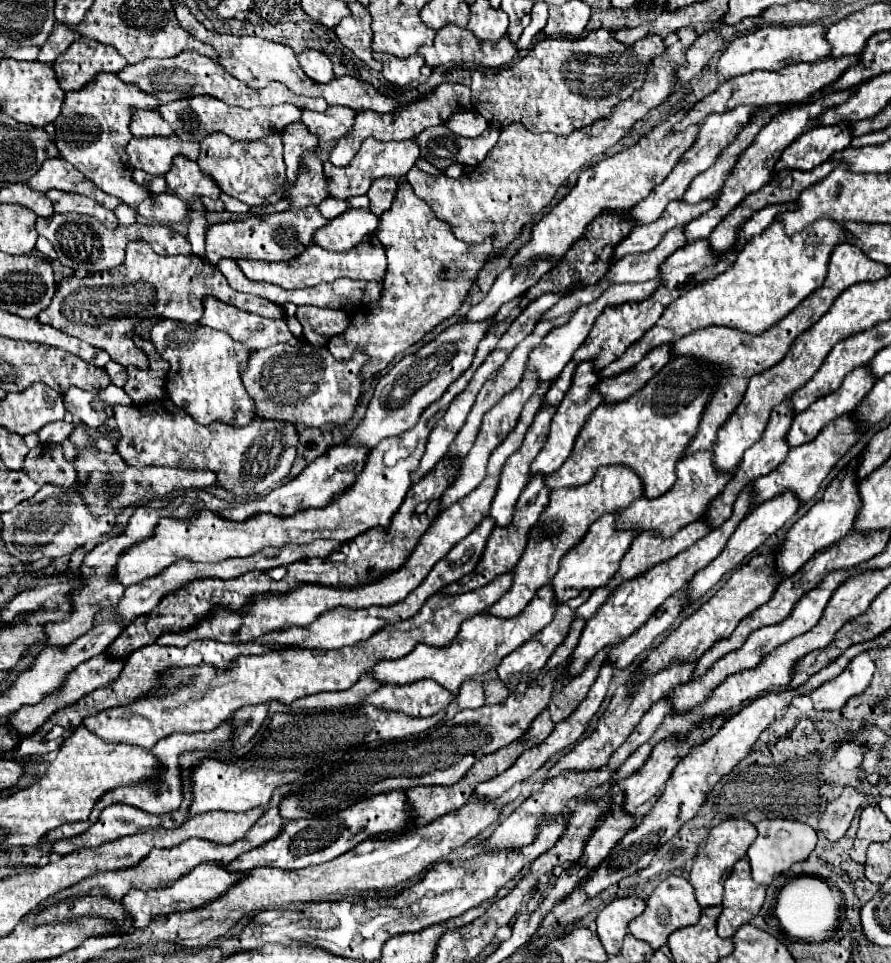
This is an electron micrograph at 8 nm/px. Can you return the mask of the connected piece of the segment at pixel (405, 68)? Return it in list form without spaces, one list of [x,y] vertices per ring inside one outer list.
[[[375,53],[373,55],[377,61],[383,63],[383,77],[395,85],[407,85],[415,79],[419,79],[419,69],[423,67],[423,57],[419,53],[407,57],[407,59],[399,59],[399,57],[391,57],[387,53]]]

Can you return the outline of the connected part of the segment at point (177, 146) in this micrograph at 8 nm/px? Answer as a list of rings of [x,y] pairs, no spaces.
[[[143,137],[143,139],[131,139],[127,145],[129,163],[135,169],[141,169],[149,175],[161,175],[169,173],[171,161],[175,155],[183,155],[191,161],[199,157],[199,143],[193,141],[181,141],[179,137]]]

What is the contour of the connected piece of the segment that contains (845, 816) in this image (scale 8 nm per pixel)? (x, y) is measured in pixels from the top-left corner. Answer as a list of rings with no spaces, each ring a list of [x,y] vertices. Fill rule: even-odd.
[[[845,787],[843,793],[841,793],[841,797],[837,797],[835,801],[831,801],[827,805],[827,809],[821,813],[821,817],[819,817],[819,831],[829,841],[839,841],[847,833],[855,811],[865,801],[867,801],[867,797],[861,795],[857,789]]]

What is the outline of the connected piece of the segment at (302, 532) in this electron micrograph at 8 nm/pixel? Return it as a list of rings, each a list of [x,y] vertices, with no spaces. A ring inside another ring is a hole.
[[[517,297],[517,299],[505,303],[499,309],[499,313],[493,317],[493,327],[489,329],[489,333],[485,335],[485,339],[477,347],[477,355],[475,355],[471,367],[455,383],[449,385],[449,389],[443,393],[443,397],[439,401],[435,401],[431,407],[427,407],[423,411],[415,429],[409,429],[407,433],[403,433],[399,437],[381,441],[371,451],[371,455],[367,459],[367,465],[361,471],[361,475],[357,477],[355,485],[349,487],[341,497],[331,501],[327,507],[299,511],[293,517],[275,517],[275,515],[263,513],[263,515],[251,517],[249,521],[243,521],[243,523],[227,521],[227,519],[223,519],[215,513],[209,513],[209,511],[193,513],[191,519],[187,519],[187,521],[161,519],[159,525],[155,527],[155,535],[151,539],[141,541],[139,545],[131,547],[129,551],[125,551],[119,557],[119,565],[117,565],[119,581],[127,587],[127,585],[135,585],[139,581],[145,581],[147,577],[157,577],[159,573],[163,573],[163,569],[167,569],[169,565],[173,565],[179,559],[189,559],[189,561],[195,561],[195,563],[219,563],[219,561],[225,561],[225,559],[231,559],[231,557],[247,557],[247,555],[259,553],[265,547],[283,547],[283,545],[289,545],[289,543],[299,543],[301,545],[301,543],[313,543],[315,539],[331,539],[331,541],[347,543],[353,537],[357,537],[359,533],[365,533],[367,529],[373,529],[373,527],[385,527],[387,529],[387,525],[391,525],[391,517],[399,511],[399,505],[403,503],[407,491],[413,485],[411,475],[419,467],[419,461],[425,453],[425,445],[427,445],[427,437],[429,437],[431,429],[445,415],[451,401],[467,387],[467,383],[471,381],[477,367],[495,349],[495,345],[499,343],[503,333],[513,323],[513,317],[519,315],[525,309],[525,307],[521,307],[521,299],[523,297]],[[397,445],[401,449],[409,449],[409,451],[403,457],[399,457],[393,467],[385,467],[383,455],[391,447],[397,447]]]

